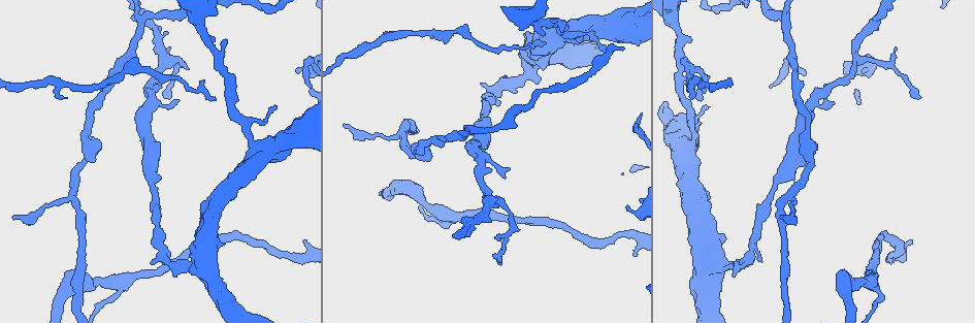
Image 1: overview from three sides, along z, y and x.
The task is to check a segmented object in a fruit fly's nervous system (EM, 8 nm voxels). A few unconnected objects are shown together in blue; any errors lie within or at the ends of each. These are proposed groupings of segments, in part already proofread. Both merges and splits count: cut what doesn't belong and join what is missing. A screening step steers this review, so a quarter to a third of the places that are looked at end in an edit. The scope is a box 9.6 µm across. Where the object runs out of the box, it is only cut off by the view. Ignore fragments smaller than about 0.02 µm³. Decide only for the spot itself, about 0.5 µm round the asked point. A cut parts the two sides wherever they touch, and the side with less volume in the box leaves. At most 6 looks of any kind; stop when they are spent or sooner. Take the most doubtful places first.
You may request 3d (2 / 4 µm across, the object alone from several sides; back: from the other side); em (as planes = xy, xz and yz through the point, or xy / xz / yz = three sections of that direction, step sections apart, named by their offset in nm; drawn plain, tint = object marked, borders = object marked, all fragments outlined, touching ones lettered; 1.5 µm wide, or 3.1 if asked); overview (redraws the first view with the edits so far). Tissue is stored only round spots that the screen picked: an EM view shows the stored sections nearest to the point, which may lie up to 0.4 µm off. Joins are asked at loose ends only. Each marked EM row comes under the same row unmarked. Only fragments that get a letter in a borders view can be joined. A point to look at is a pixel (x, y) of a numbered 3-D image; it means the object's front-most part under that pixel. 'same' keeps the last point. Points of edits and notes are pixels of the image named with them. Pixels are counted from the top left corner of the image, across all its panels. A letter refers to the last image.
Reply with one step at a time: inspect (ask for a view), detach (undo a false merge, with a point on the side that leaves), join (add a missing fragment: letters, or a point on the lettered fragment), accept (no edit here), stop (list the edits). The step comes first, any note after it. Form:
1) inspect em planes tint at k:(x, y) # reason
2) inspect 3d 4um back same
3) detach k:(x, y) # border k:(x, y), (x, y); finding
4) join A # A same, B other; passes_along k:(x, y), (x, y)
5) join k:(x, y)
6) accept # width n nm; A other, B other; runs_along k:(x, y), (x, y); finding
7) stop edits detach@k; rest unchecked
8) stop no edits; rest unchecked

inspect 3d 2um back at 1:(782, 218) # tapers out

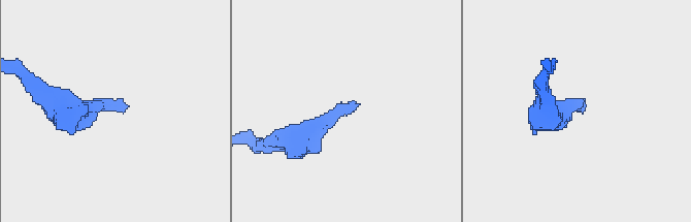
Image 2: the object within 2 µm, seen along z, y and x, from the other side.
inspect em xz step 4 borders at 2:(121, 107)

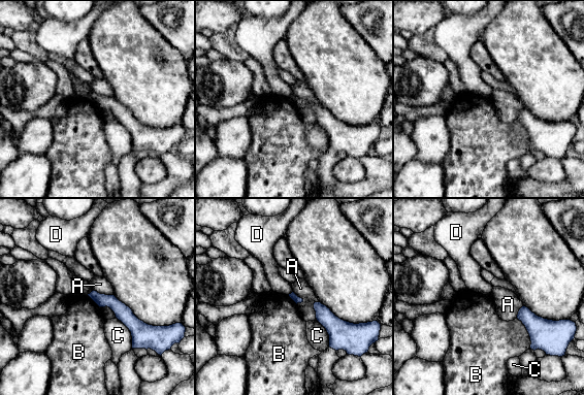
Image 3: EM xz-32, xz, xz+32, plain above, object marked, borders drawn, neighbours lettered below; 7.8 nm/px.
inspect em planes borders same # another direction

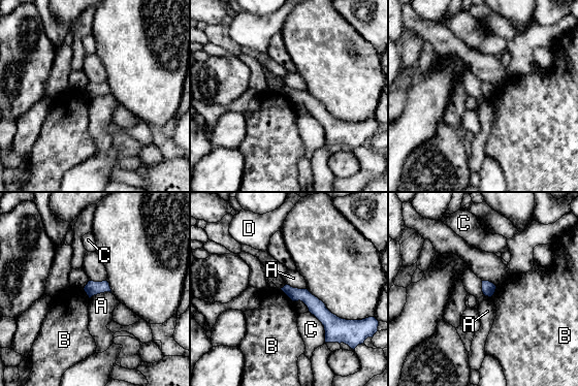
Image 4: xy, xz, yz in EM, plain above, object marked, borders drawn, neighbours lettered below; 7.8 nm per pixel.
accept # A other, B other, C other, D other; border 4:(280, 289), (293, 301); no lettered fragment goes on from it

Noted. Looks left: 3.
inspect 3d 2um at 1:(461, 33) # branch point

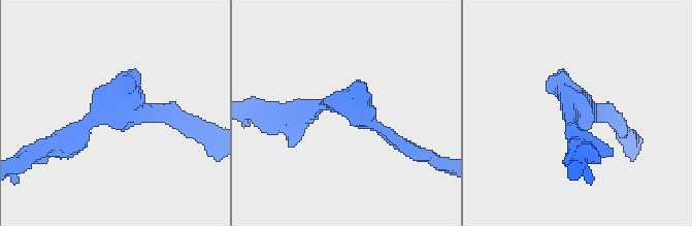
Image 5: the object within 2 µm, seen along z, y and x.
inspect em xy step 8 tint at 5:(345, 104) # shape alone is not enough

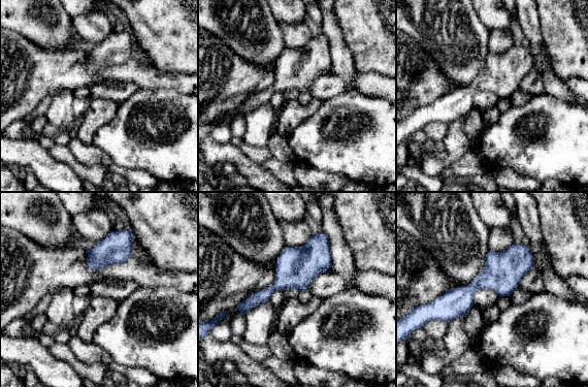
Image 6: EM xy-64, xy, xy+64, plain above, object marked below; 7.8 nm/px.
inspect em xy step 8 borders same

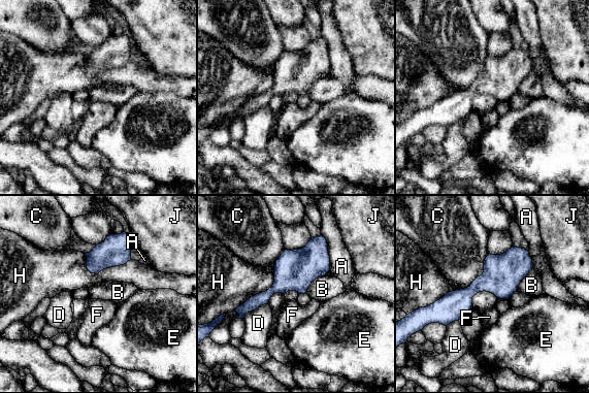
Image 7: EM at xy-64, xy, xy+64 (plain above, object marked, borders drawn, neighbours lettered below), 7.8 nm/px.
accept # width 190 nm; A other, B other, C other, D other, E other, F other, H other, J other; border 7:(85, 254), (95, 273), (130, 259); all the same neuron

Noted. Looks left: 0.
stop no edits; rest unchecked

